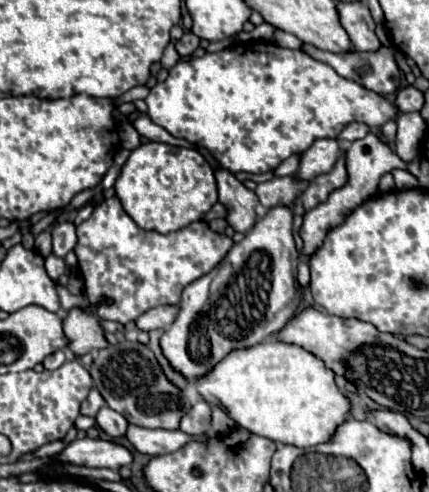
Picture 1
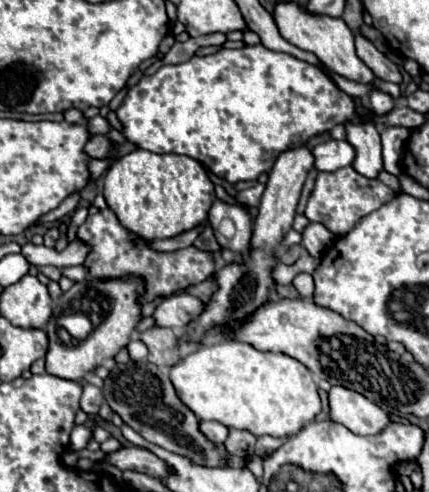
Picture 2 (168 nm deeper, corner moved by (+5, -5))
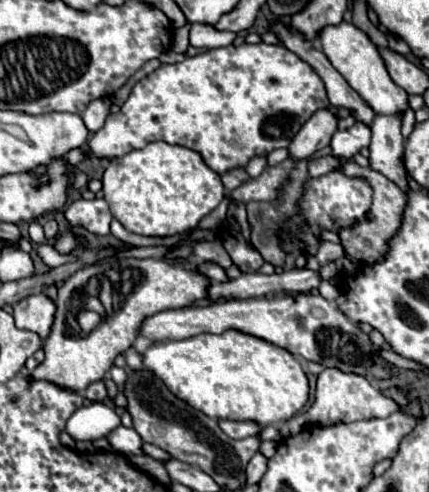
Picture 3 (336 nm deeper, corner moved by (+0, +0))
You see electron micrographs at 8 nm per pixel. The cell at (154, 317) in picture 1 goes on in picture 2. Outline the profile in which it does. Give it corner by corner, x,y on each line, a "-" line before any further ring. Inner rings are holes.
175,294
171,298
165,298
157,310
155,310
155,320
157,326
165,328
181,328
193,318
197,318
205,308
205,302
197,296
191,294

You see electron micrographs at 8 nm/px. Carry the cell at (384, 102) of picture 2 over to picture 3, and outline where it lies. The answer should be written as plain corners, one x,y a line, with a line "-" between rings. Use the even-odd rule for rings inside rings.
376,115
372,121
372,143
370,143
370,167
398,187
408,191
406,169
402,155
402,117
400,115

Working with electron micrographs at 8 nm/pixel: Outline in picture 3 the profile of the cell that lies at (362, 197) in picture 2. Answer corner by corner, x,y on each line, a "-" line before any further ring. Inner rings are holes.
354,161
342,163
338,167
338,171
342,171
344,175
350,175
350,177
366,179
370,183
372,191
374,191
370,211
366,211
366,215
370,215
370,219
362,219
362,223
354,223
354,227
346,227
346,231
338,231
338,237
342,241
342,247
344,247
346,255
350,255
354,259
380,261
382,259
382,253
388,249
388,245
386,245
388,239
400,227
400,217
402,217
402,209
404,209
404,203
406,203
406,193
400,187
394,187
394,183
390,183
390,179
386,179
384,175
378,175
378,171
360,167

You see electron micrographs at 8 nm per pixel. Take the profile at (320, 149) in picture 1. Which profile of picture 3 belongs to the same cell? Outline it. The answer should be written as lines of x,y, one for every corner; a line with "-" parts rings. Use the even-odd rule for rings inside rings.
356,123
346,131
336,131
330,141
332,155
336,159
340,157
352,159
354,155
360,153
362,147
368,147
368,145
370,145
370,129
364,123

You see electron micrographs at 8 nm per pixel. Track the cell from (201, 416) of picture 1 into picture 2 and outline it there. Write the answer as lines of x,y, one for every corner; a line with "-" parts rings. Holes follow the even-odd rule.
201,422
201,432
213,442
225,442
229,428
223,424
217,424
217,422

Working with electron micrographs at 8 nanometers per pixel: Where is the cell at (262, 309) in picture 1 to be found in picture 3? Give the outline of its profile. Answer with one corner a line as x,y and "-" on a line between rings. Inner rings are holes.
328,109
316,111
298,131
298,135
294,135
294,139
290,141
288,145
290,157
294,161
310,159
316,151
320,151
330,143
334,131
336,131
336,117
332,115
332,111

